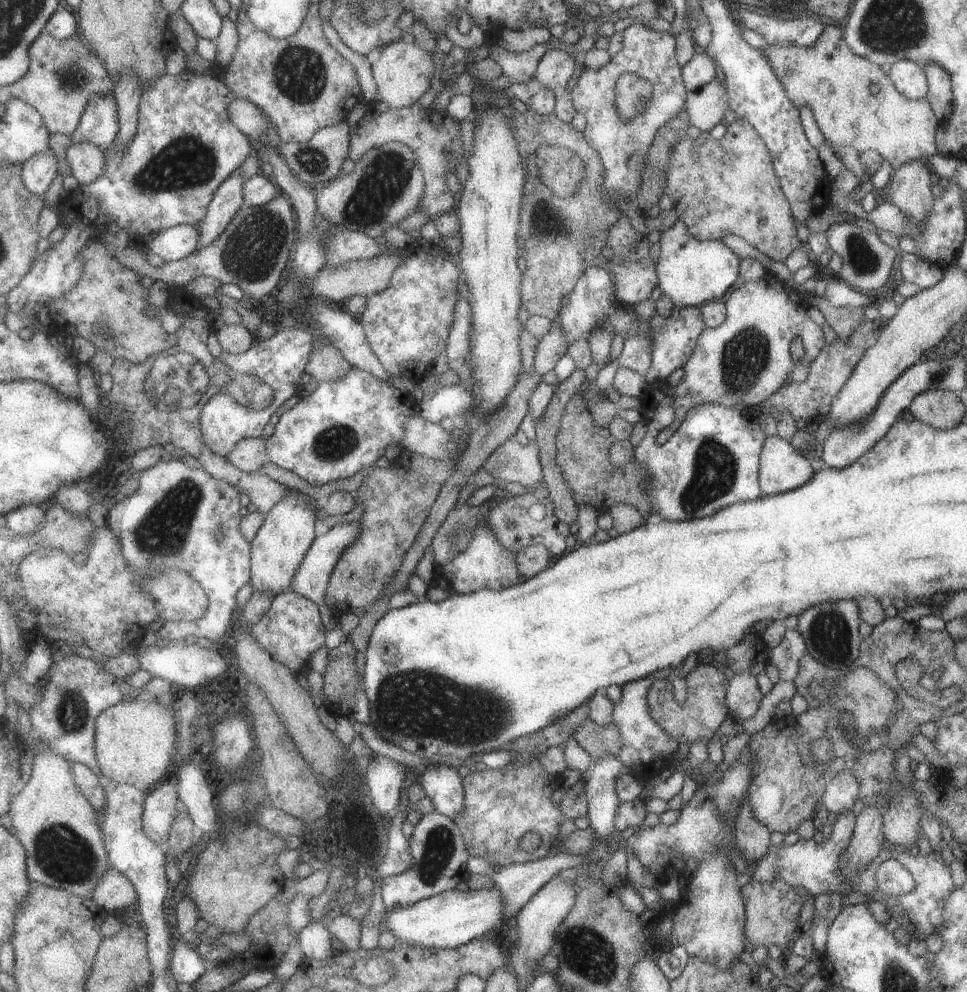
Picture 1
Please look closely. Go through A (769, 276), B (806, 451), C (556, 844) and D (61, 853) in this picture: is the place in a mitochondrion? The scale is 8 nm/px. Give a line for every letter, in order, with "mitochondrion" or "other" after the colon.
A: other
B: other
C: other
D: mitochondrion

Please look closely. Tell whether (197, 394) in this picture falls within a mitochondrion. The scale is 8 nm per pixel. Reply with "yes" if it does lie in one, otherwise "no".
yes

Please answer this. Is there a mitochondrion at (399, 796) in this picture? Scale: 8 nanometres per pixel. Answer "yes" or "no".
no

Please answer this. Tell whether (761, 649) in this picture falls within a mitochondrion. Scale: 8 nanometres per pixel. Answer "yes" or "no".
no

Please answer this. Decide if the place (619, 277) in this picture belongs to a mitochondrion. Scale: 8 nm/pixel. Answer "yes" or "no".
no

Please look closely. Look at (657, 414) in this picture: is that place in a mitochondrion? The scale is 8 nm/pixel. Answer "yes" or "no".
no

